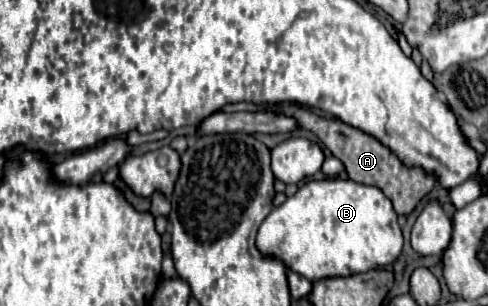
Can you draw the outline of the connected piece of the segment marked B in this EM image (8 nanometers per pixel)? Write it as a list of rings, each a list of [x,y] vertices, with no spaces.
[[[340,178],[308,180],[282,206],[272,208],[256,234],[256,248],[262,256],[280,260],[310,282],[392,264],[400,256],[402,244],[398,216],[382,190]]]

